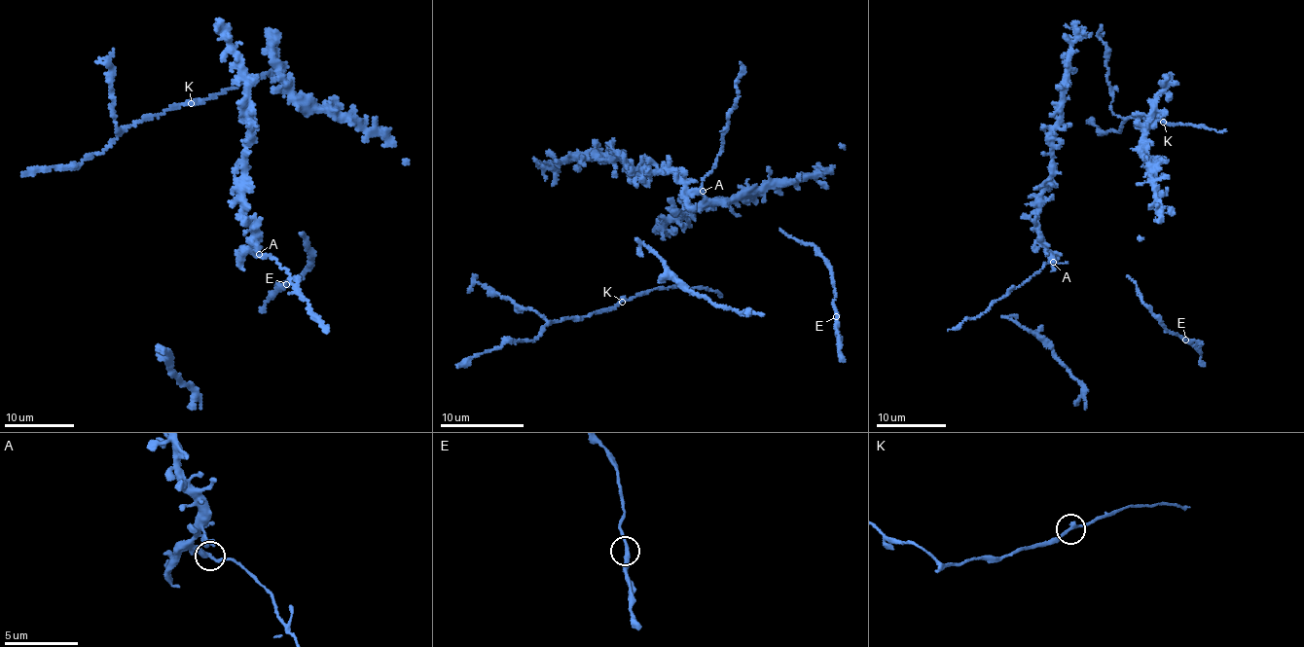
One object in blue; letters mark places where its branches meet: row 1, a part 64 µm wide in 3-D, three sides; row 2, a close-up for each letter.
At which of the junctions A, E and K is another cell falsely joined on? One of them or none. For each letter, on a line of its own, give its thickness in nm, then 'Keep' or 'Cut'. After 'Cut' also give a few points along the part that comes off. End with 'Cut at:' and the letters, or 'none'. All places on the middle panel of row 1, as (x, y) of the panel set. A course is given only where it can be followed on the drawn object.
A: Thickness 320 nm. Cut. Course of the part to remove: (703, 191), (703, 180), (715, 165), (730, 111), (738, 102), (737, 79), (741, 62)
E: Thickness 320 nm. Keep
K: Thickness 280 nm. Keep
Cut at: A

